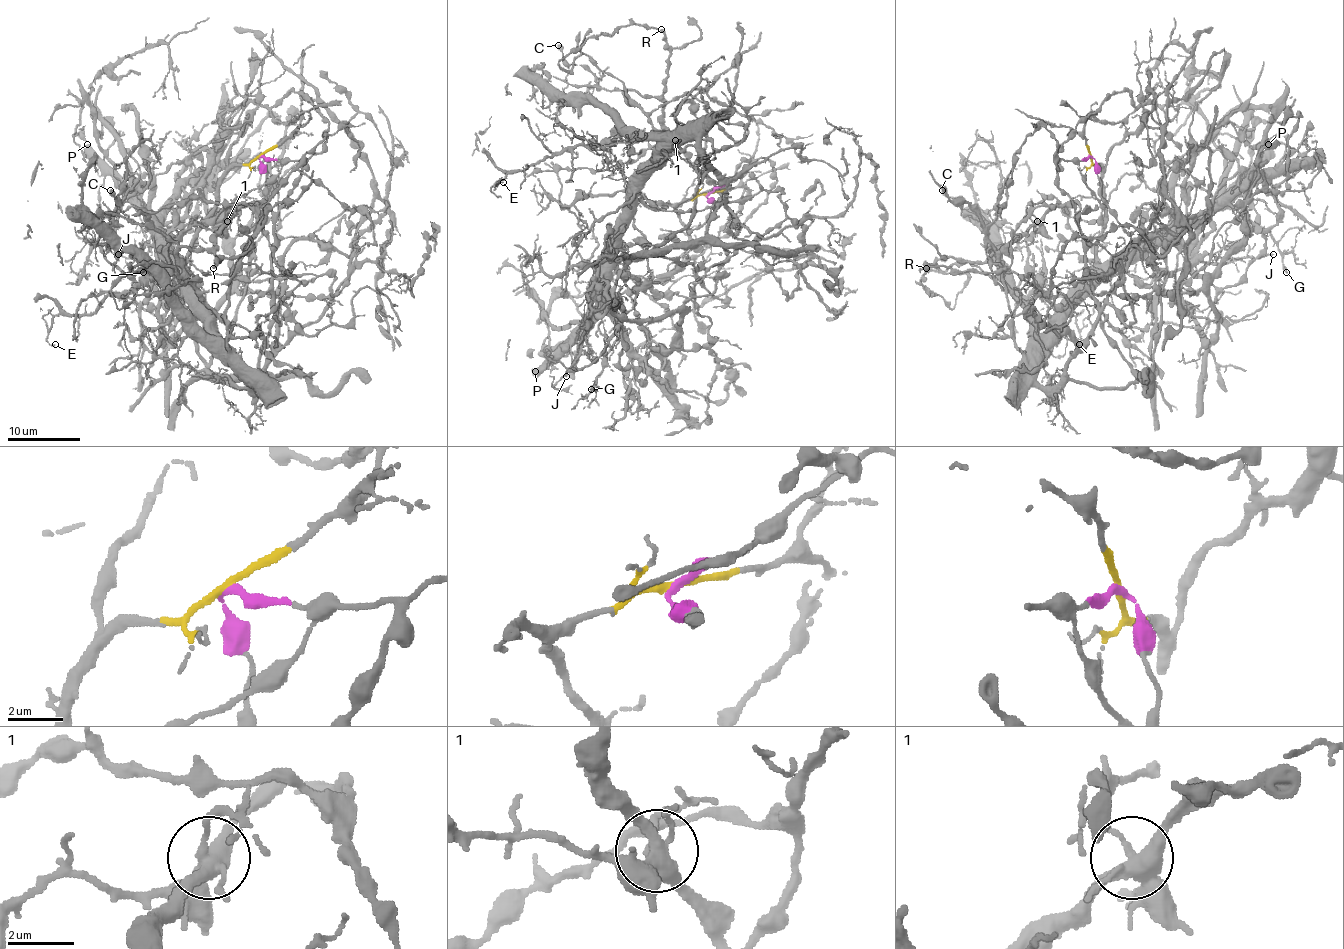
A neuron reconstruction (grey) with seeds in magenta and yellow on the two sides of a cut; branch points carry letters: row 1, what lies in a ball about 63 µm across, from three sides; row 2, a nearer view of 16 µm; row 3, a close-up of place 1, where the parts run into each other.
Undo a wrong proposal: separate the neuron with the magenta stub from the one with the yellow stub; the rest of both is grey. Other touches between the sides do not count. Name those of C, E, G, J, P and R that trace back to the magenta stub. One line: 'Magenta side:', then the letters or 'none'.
Magenta side: C, R

